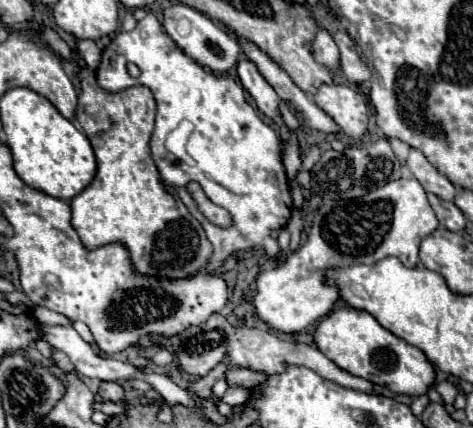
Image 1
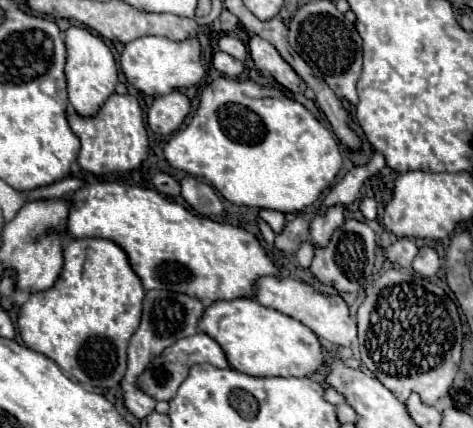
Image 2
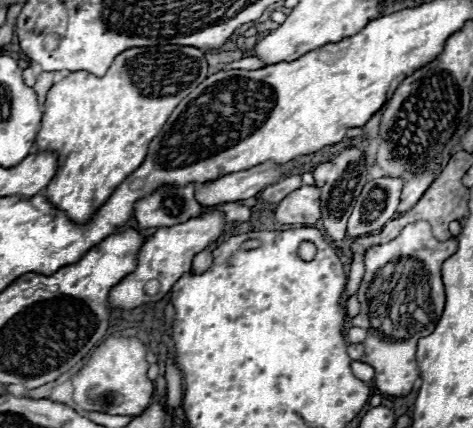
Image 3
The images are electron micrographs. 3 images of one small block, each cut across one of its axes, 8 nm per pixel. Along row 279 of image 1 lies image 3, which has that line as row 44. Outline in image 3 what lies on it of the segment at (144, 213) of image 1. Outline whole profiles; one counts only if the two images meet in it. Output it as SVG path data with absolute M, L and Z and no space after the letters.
M166 44L166 46L140 46L128 48L116 56L112 66L104 76L94 76L90 72L70 72L70 76L56 82L46 96L42 126L36 136L38 150L52 150L58 154L56 176L44 190L44 196L68 214L74 222L88 222L94 212L110 198L110 194L120 186L120 182L130 176L148 152L148 144L160 132L176 104L188 96L202 80L208 78L208 62L204 52L194 46Z

